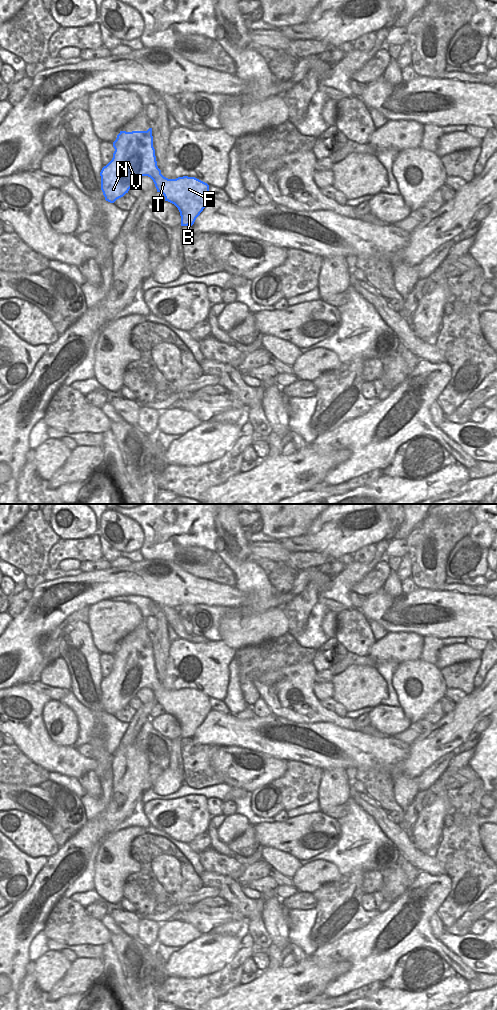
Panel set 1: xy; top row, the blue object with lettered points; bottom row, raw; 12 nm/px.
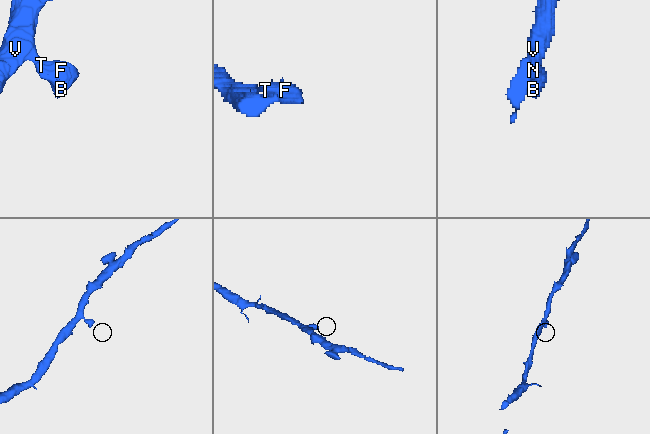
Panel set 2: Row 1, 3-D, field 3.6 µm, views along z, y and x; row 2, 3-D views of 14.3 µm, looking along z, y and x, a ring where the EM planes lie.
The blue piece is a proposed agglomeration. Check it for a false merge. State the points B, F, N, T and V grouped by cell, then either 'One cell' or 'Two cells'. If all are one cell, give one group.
Groups: B F N T V. One cell

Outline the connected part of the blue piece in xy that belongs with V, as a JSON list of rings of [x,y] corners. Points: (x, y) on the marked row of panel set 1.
[[[152,128],[147,131],[120,131],[113,142],[113,147],[115,151],[112,160],[100,172],[101,190],[106,201],[114,203],[128,193],[129,189],[142,176],[148,176],[153,180],[157,192],[164,195],[165,201],[174,204],[178,208],[181,216],[181,226],[192,226],[208,201],[212,199],[209,185],[195,177],[183,176],[168,179],[161,174],[153,147]]]

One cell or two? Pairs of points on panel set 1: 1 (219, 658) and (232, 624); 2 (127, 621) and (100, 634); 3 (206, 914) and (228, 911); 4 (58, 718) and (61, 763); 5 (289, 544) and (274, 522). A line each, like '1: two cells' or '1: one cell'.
1: two cells
2: one cell
3: one cell
4: two cells
5: two cells

